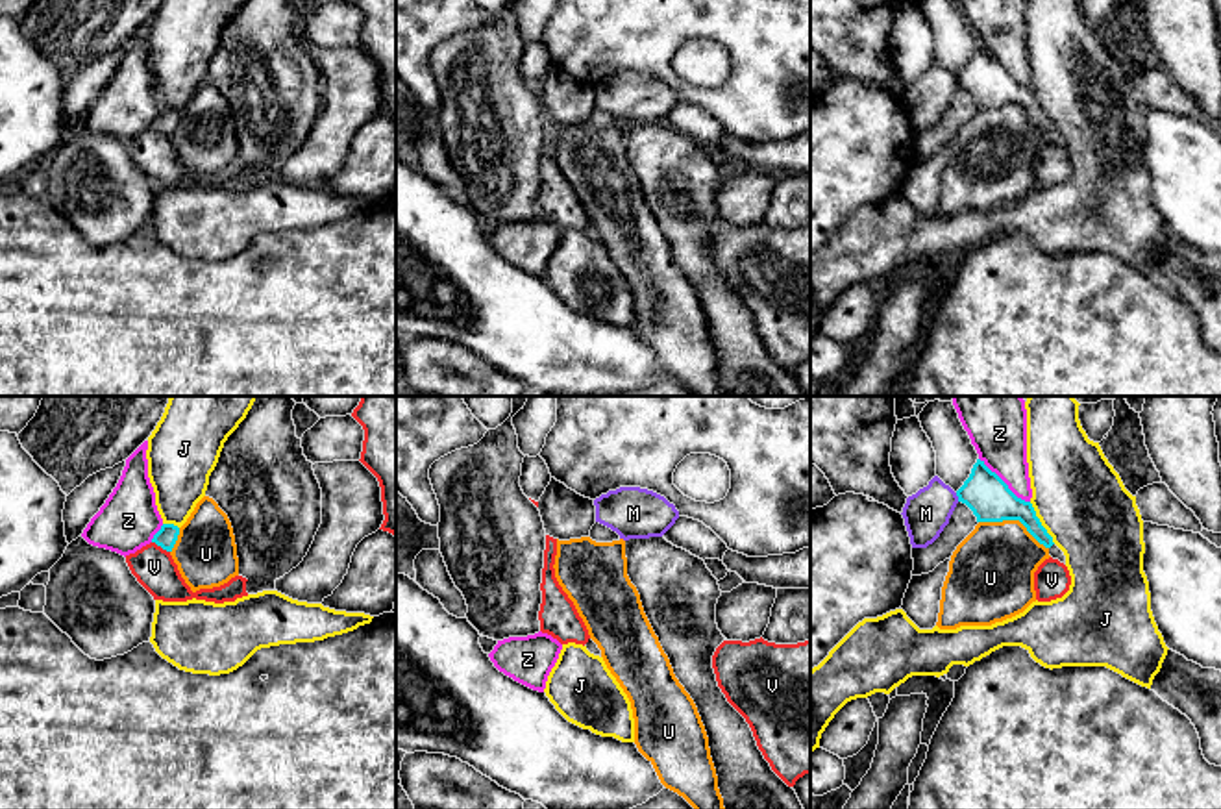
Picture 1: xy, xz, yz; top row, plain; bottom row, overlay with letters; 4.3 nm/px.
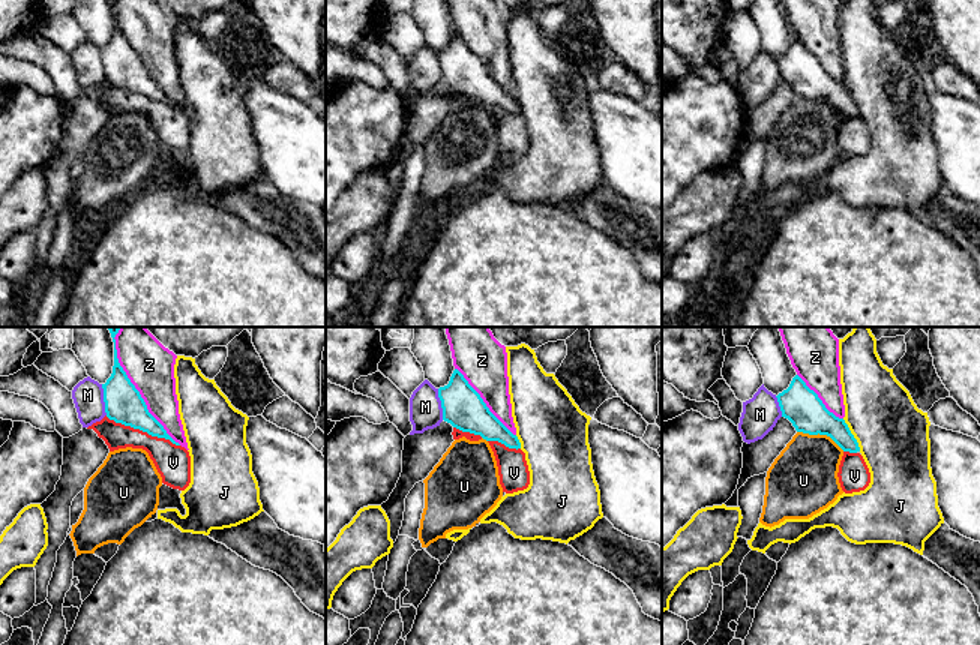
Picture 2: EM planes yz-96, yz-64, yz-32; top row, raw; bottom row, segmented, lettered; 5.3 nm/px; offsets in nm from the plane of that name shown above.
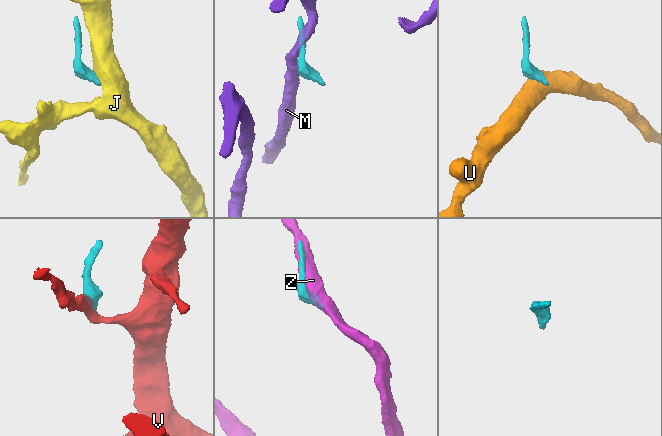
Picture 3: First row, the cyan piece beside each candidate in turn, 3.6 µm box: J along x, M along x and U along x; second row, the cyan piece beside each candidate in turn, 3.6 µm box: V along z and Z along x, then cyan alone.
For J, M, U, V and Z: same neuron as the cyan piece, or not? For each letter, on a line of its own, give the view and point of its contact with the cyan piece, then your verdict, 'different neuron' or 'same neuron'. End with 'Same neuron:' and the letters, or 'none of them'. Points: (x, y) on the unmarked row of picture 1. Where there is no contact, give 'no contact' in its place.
J: meets cyan in yz at (1040, 108); different neuron
M: meets cyan in yz at (957, 80); different neuron
U: meets cyan in yz at (1014, 104); different neuron
V: meets cyan in xy at (161, 132); different neuron
Z: meets cyan in yz at (1005, 69); different neuron
Same neuron: none of them

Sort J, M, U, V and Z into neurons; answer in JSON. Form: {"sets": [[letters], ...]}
{"sets": [["J"], ["M"], ["U"], ["V"], ["Z"]]}

